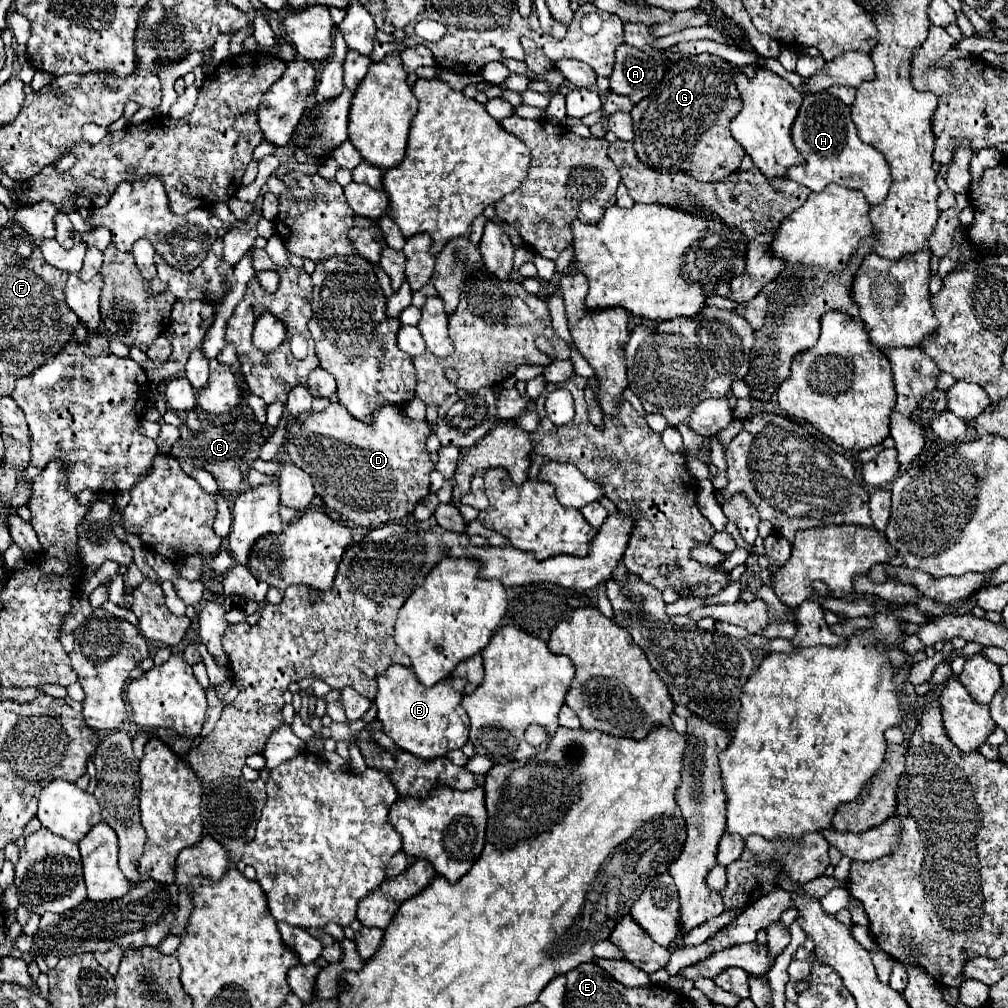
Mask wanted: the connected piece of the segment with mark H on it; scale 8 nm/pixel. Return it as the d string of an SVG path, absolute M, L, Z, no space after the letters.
M829 92L809 94L803 98L797 120L793 124L793 142L807 162L805 166L789 168L791 180L807 186L813 192L821 192L827 184L835 182L849 190L863 192L871 206L885 200L891 186L891 176L883 154L877 148L861 142L851 120L849 106L841 104L841 100Z

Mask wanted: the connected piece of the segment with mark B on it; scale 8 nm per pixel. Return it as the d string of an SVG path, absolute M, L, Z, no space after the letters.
M389 666L377 680L377 720L383 724L383 732L405 752L423 758L435 760L445 756L451 750L461 750L469 738L469 718L461 708L463 688L467 680L445 678L431 688L419 684L411 668Z

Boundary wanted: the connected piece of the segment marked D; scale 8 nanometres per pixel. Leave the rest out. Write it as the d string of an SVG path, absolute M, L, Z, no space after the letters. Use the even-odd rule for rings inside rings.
M335 402L325 410L309 416L303 424L295 420L291 426L287 426L287 430L287 452L291 462L311 476L315 494L325 502L325 506L341 514L341 518L347 522L365 528L377 528L381 524L401 520L413 514L415 504L429 494L429 474L433 464L425 440L431 434L431 426L425 420L417 422L407 418L399 406L379 408L373 424L363 424L349 416L349 412L345 412L339 402Z

